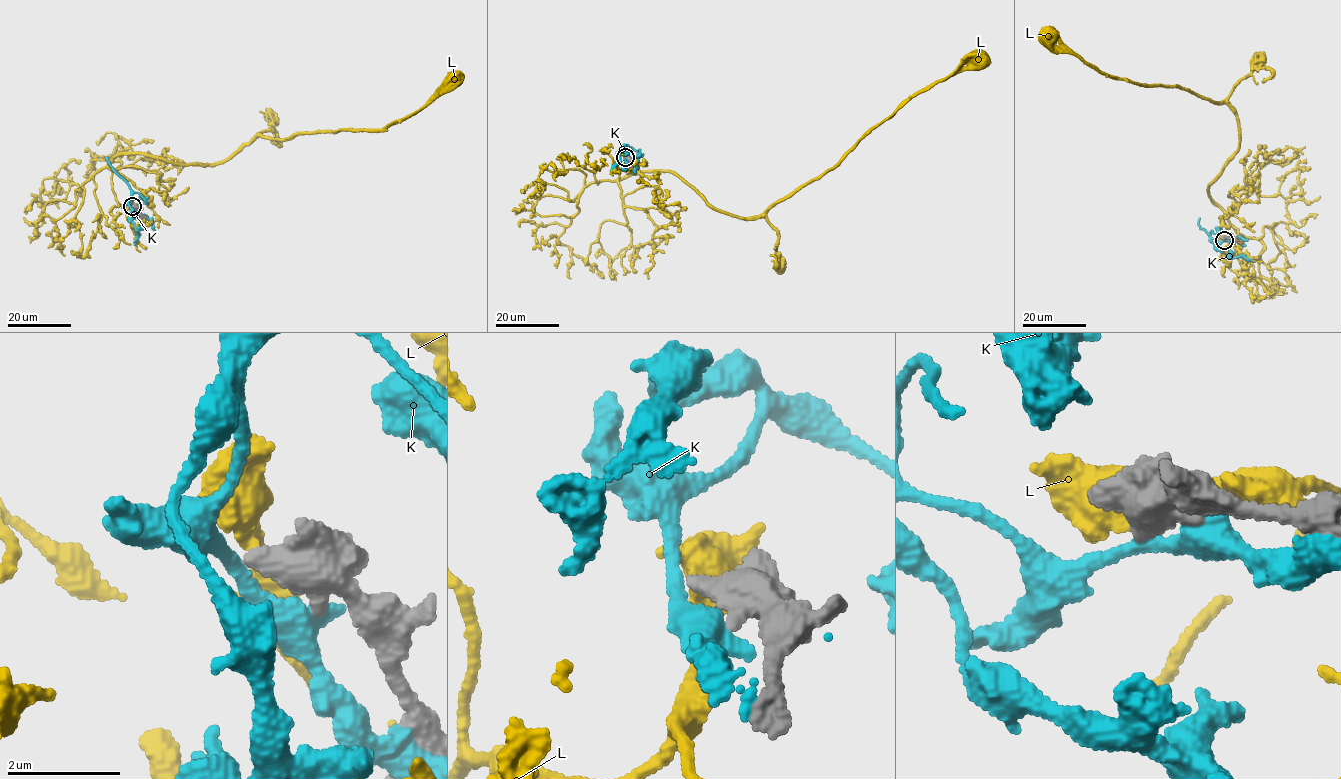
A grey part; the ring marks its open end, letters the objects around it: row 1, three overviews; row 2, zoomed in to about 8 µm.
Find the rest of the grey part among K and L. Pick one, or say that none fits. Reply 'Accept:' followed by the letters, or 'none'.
Accept: none

